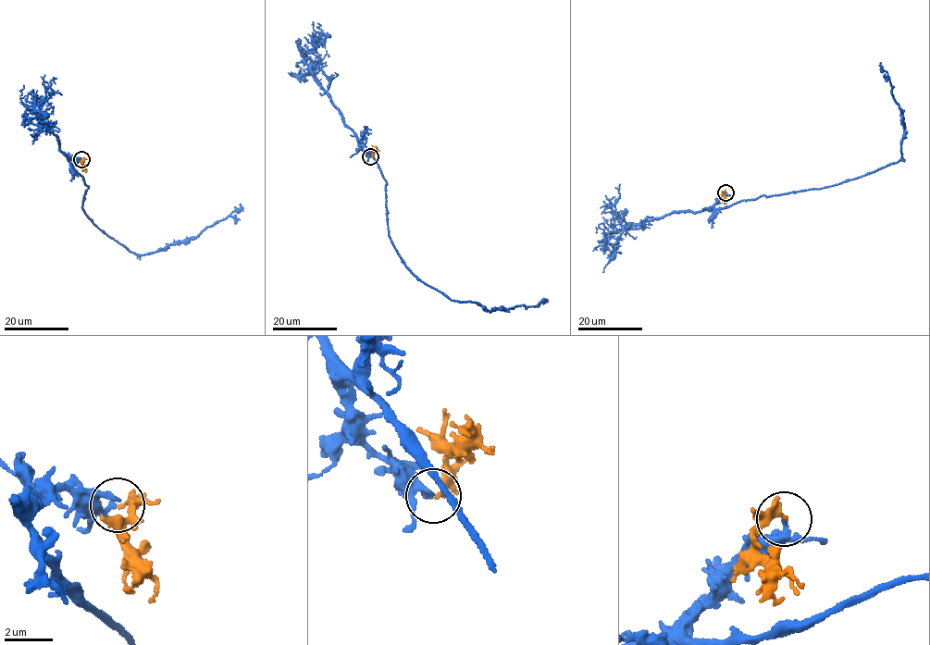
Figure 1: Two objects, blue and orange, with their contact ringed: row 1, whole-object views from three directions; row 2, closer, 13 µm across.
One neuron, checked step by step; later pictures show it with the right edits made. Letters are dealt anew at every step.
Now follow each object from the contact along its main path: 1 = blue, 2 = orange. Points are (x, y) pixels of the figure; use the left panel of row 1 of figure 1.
1: (81, 159), (68, 161), (88, 187), (81, 209), (101, 230), (137, 254), (156, 252), (194, 239), (241, 204)
2: (81, 159), (85, 172)

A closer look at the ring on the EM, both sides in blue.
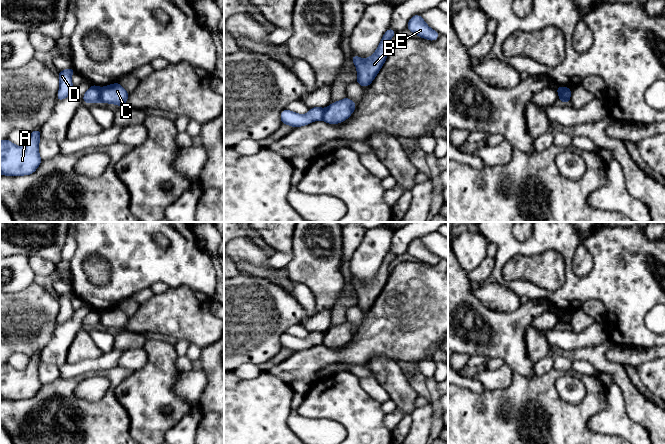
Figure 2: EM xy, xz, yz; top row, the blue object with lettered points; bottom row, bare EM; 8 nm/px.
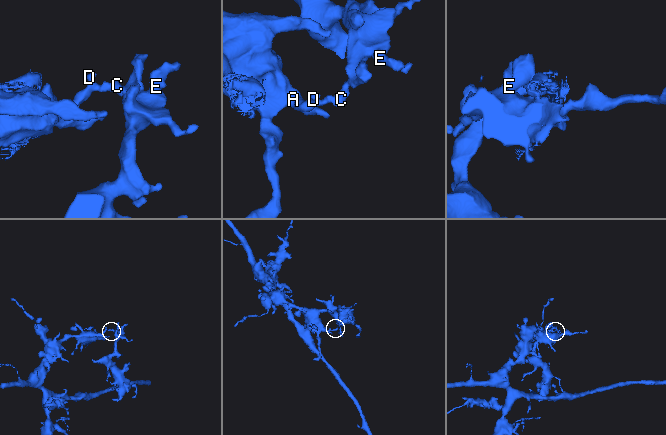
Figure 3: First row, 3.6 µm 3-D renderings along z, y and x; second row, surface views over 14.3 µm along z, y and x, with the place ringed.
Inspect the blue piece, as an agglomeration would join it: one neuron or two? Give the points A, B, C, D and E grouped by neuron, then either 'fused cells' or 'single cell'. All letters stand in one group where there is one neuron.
A D / B C E | fused cells

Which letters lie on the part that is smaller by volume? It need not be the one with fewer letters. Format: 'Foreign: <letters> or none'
Foreign: B, C, E

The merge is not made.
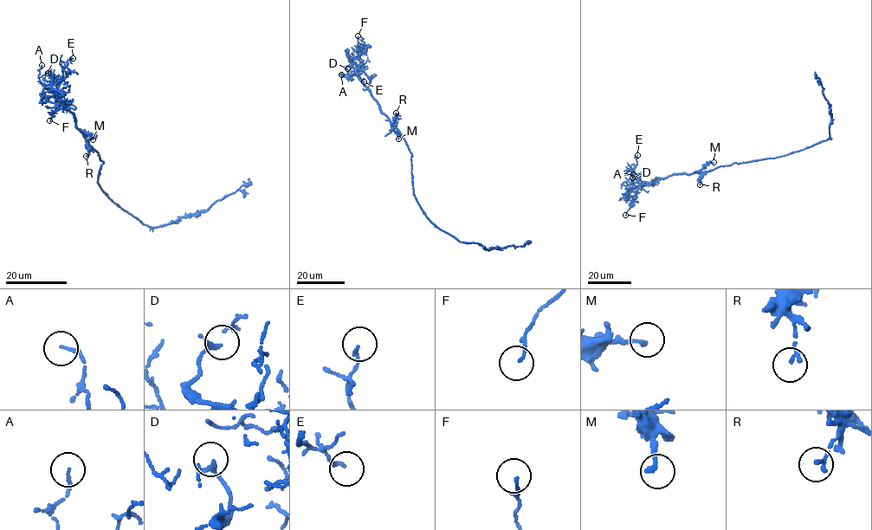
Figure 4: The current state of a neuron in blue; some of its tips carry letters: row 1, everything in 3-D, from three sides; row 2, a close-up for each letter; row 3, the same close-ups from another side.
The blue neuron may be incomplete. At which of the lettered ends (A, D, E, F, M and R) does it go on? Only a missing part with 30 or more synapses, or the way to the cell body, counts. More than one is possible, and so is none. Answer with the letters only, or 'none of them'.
none of them

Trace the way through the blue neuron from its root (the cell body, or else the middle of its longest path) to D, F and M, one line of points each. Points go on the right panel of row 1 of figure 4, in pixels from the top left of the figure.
D: (756, 159), (720, 165), (704, 172), (674, 174), (636, 187), (632, 185), (632, 177)
F: (756, 159), (720, 165), (704, 172), (674, 174), (644, 183), (637, 190), (635, 201), (625, 215)
M: (756, 159), (701, 171), (705, 164), (713, 162)

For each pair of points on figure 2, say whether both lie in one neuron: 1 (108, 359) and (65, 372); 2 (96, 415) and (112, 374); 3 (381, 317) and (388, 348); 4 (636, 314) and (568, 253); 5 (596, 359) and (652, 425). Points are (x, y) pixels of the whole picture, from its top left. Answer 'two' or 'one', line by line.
1: one
2: one
3: one
4: one
5: one

